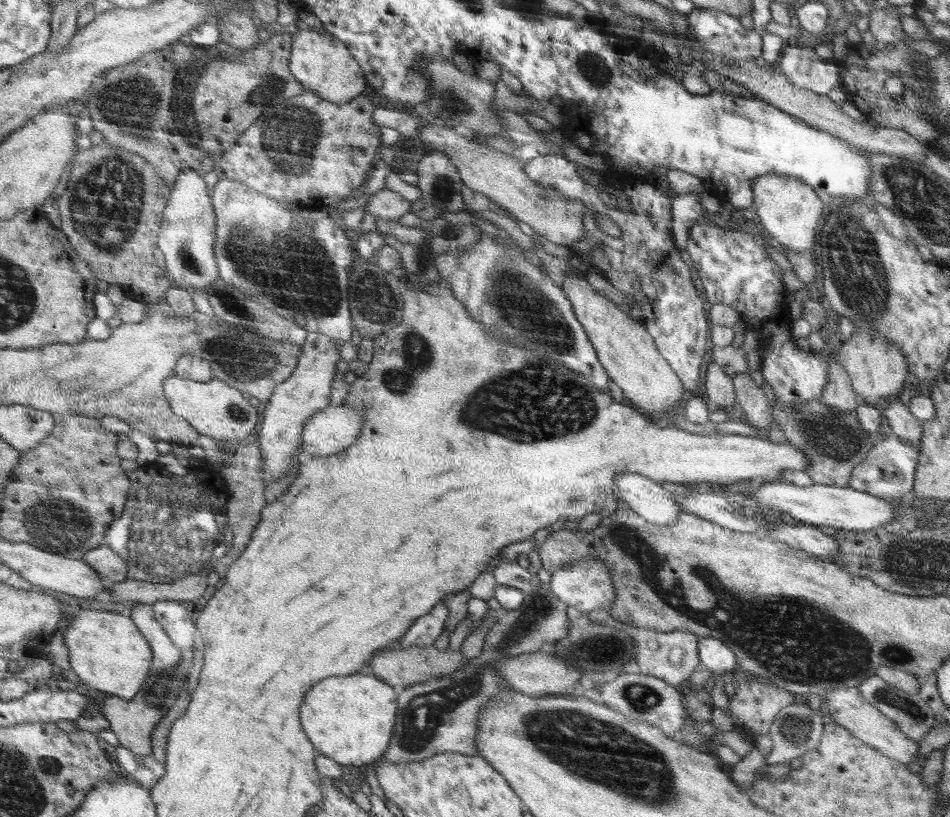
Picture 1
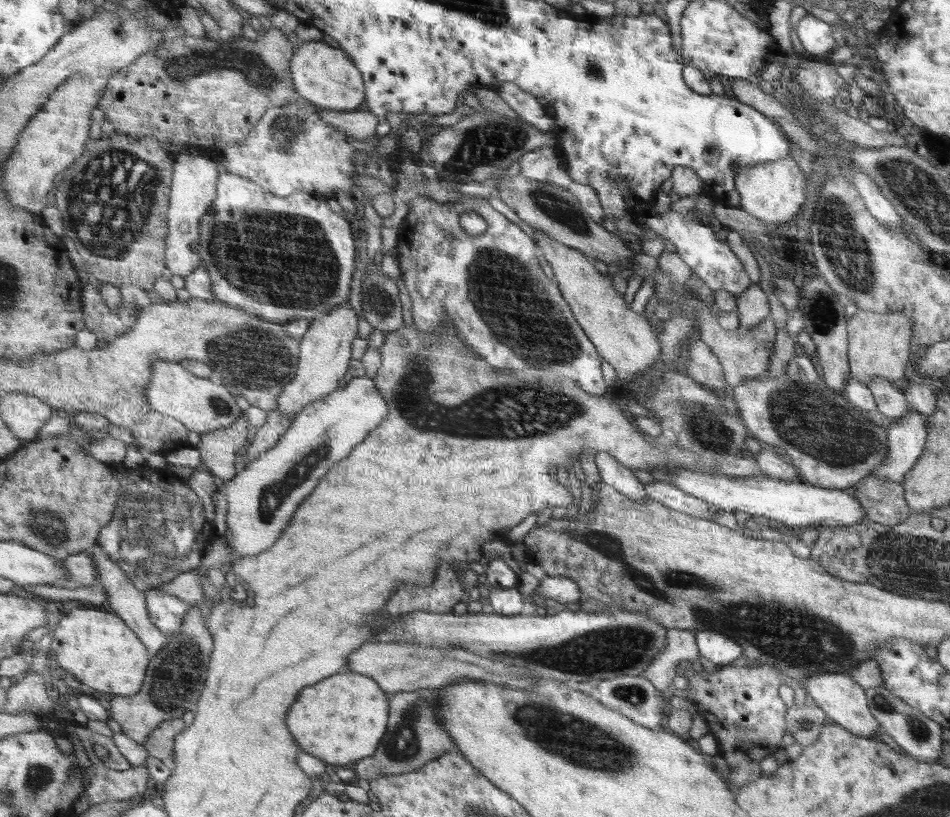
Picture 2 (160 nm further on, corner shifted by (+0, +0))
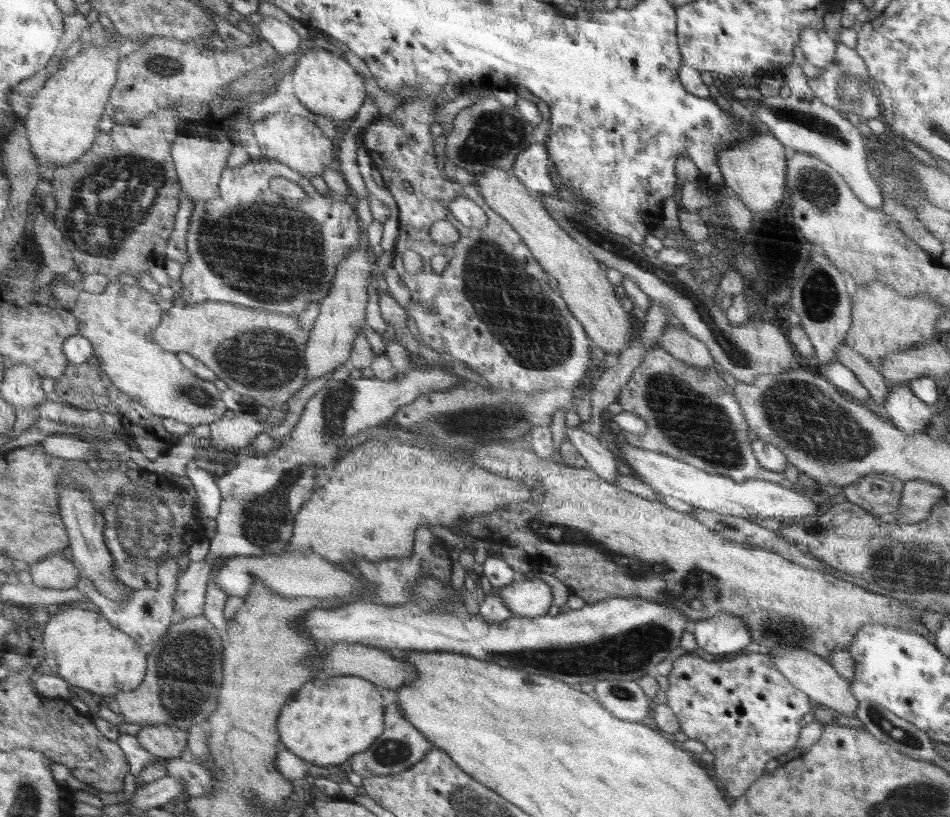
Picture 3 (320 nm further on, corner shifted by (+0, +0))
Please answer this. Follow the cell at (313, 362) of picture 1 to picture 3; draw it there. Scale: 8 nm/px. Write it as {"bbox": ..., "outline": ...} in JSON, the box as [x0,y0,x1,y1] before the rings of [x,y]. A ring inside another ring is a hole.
{"bbox":[305,245,372,382],"outline":[[[358,245],[342,262],[328,296],[319,303],[320,312],[310,330],[309,343],[305,347],[306,382],[317,380],[318,377],[336,370],[344,360],[350,358],[358,330],[366,322],[366,302],[368,302],[366,286],[370,284],[372,272],[366,249],[364,245]]]}

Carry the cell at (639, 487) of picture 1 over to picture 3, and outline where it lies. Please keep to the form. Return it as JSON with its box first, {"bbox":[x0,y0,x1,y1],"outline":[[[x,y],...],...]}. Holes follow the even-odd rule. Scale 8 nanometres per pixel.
{"bbox":[566,426,621,483],"outline":[[[579,426],[566,427],[566,440],[580,453],[580,456],[587,462],[587,466],[596,471],[606,482],[614,483],[621,475],[616,466],[618,459],[610,449],[600,440],[585,431]]]}

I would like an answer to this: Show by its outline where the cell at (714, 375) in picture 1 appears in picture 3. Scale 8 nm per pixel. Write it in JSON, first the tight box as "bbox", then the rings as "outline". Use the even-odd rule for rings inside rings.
{"bbox":[657,326,717,374],"outline":[[[674,326],[664,330],[657,346],[662,347],[674,358],[700,369],[704,374],[710,367],[717,367],[708,348],[700,340]]]}

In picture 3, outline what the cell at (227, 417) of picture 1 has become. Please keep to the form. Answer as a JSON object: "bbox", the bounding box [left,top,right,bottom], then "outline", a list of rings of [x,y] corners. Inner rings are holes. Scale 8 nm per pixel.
{"bbox":[72,280,226,428],"outline":[[[112,280],[100,294],[80,290],[80,296],[75,307],[72,308],[72,313],[79,319],[78,335],[86,337],[92,343],[93,355],[97,356],[99,362],[97,366],[105,371],[118,390],[144,410],[148,409],[160,418],[174,418],[193,428],[199,424],[210,424],[223,417],[226,406],[220,400],[220,392],[216,390],[212,381],[201,379],[180,361],[177,353],[166,350],[154,342],[153,331],[160,324],[162,316],[162,310],[156,304],[154,293],[139,285],[128,285],[120,283],[119,280]]]}

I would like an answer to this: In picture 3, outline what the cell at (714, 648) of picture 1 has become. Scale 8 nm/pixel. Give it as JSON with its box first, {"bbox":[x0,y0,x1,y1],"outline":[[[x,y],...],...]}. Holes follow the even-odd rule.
{"bbox":[693,613,752,658],"outline":[[[730,613],[696,621],[693,635],[697,646],[717,658],[735,656],[752,644],[748,625]]]}

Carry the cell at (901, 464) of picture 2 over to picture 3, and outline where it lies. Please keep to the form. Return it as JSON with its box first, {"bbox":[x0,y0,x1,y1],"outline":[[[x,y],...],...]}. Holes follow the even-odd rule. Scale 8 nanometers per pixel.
{"bbox":[884,382,934,434],"outline":[[[908,382],[893,384],[886,395],[884,410],[898,430],[906,434],[920,434],[934,415],[932,406],[920,400],[909,387]]]}

